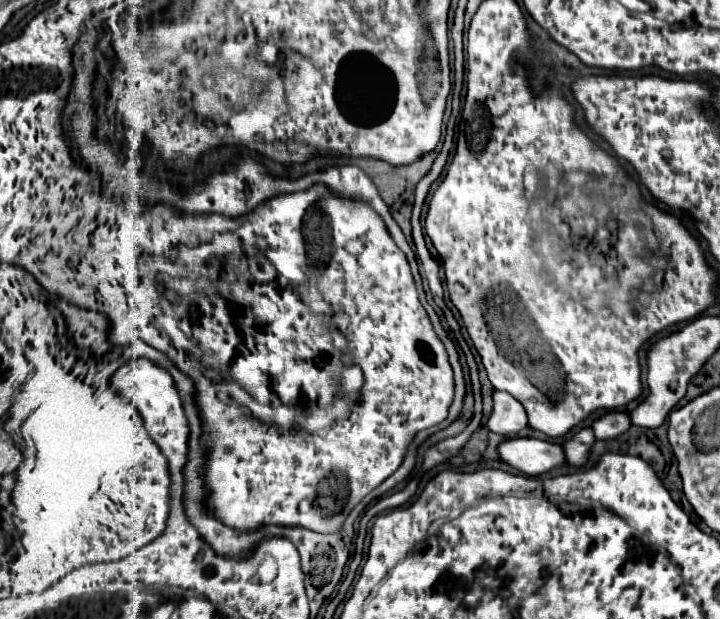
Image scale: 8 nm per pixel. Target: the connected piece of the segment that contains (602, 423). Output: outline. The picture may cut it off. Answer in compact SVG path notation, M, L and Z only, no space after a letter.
M620 411L606 413L590 425L590 429L594 429L596 439L614 439L624 431L628 431L628 427L630 427L630 417Z

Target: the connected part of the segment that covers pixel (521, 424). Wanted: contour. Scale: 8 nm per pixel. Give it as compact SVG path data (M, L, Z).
M494 391L492 401L494 401L494 407L492 407L492 413L486 423L490 431L508 437L528 425L524 407L512 395L508 395L504 391Z

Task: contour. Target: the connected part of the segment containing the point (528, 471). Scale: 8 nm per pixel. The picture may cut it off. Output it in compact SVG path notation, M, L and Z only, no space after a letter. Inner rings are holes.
M526 437L502 441L498 445L498 455L504 463L522 471L524 475L542 475L552 467L564 463L564 453L560 445Z

